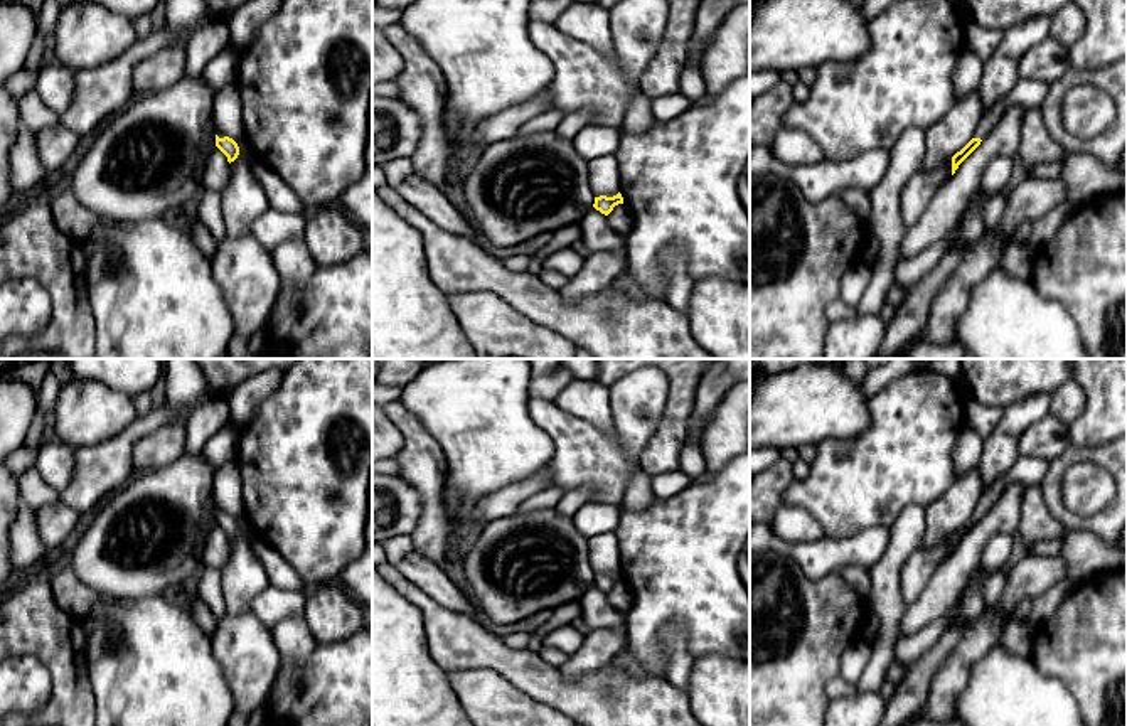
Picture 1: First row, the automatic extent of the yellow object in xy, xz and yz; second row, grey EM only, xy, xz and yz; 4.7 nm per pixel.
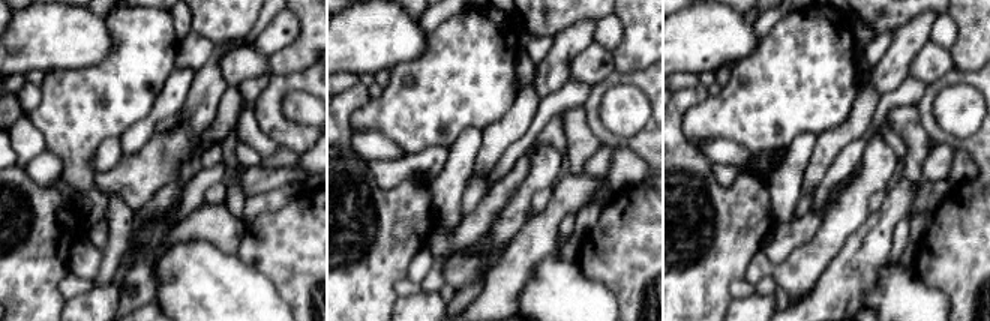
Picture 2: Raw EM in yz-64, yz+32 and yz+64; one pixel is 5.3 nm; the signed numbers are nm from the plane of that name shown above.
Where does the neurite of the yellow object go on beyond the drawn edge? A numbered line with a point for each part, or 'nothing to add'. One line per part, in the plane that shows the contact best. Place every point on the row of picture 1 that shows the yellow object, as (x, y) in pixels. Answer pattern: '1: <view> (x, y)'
1: yz (1028, 93)

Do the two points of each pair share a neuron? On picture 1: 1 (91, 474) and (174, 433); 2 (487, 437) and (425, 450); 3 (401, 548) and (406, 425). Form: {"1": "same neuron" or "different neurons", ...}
{"1": "different neurons", "2": "different neurons", "3": "different neurons"}

